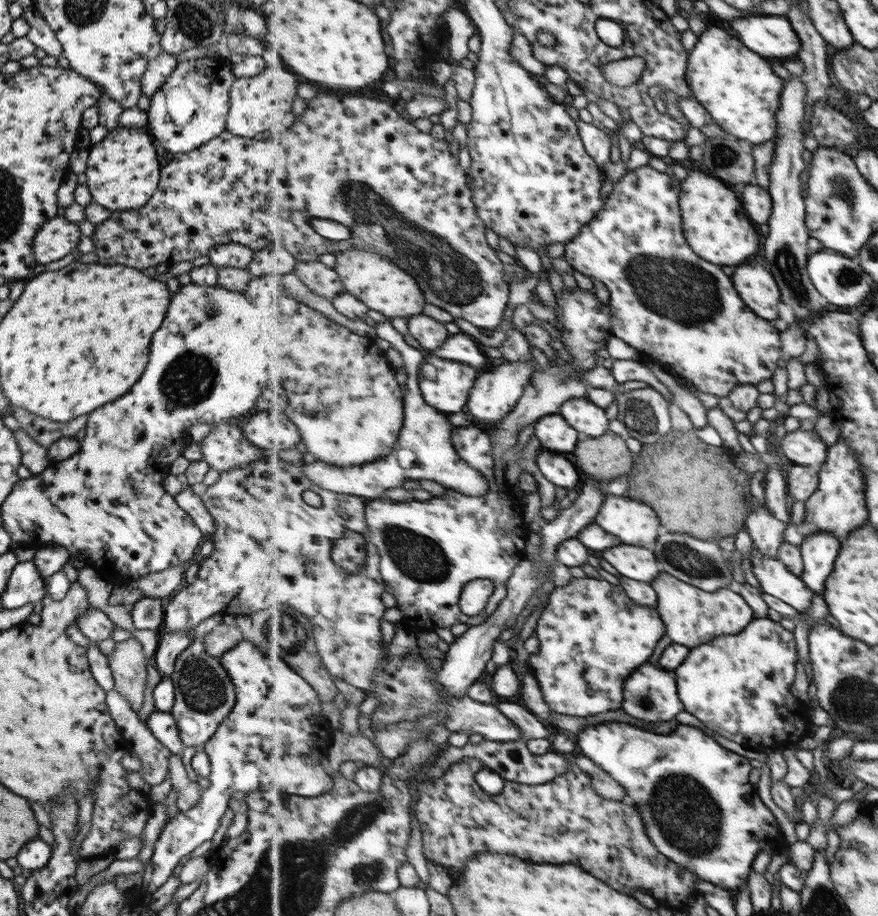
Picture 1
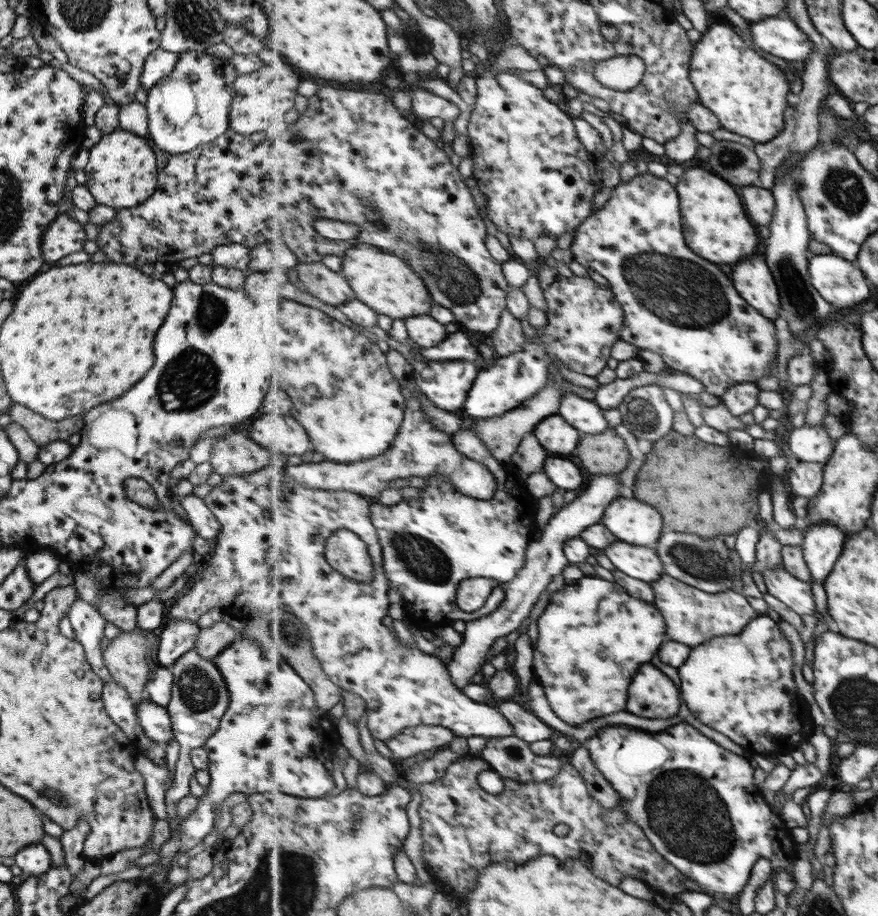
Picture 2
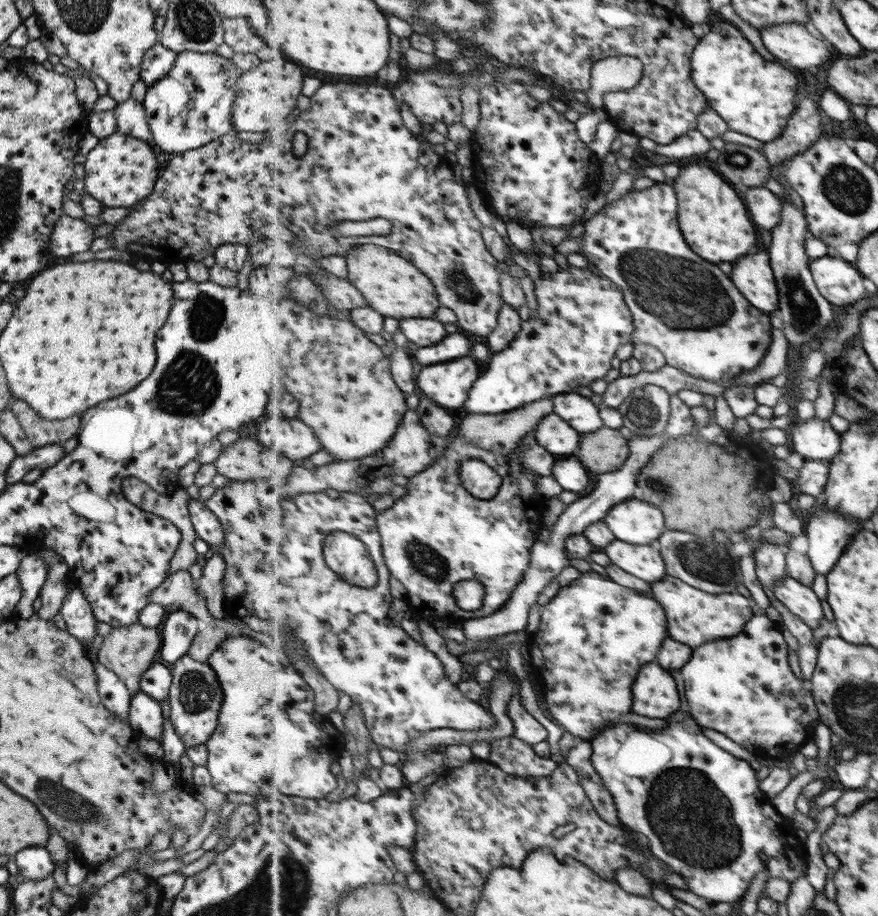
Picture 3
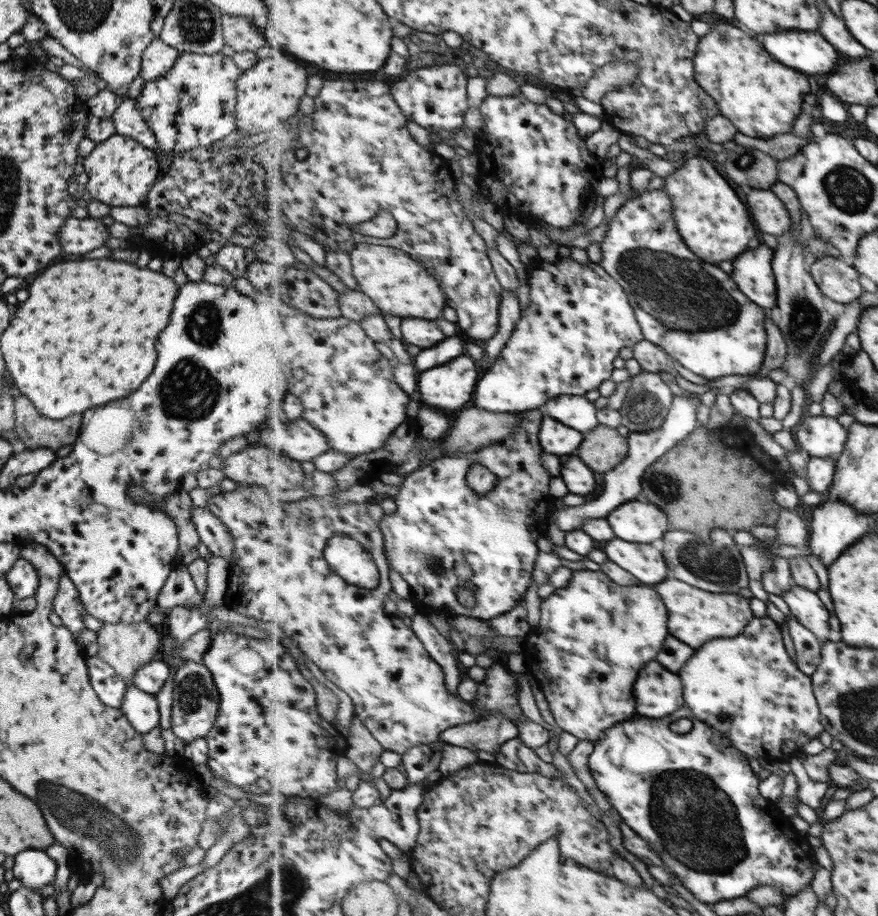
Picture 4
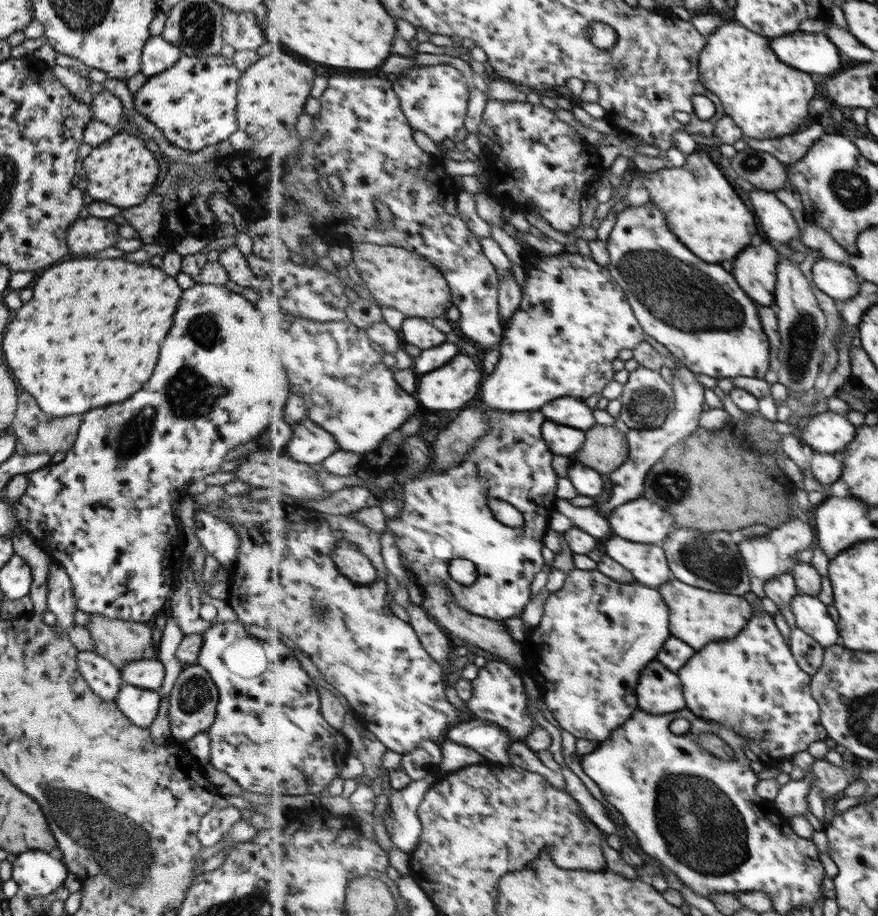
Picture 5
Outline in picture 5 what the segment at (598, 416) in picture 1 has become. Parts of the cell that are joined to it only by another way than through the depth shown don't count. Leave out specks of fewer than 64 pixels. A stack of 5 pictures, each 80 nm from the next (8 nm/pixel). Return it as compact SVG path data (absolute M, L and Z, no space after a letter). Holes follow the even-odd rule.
M563 397L553 400L541 409L547 420L557 424L567 424L582 431L588 431L597 424L594 410L589 408L584 400L574 397Z

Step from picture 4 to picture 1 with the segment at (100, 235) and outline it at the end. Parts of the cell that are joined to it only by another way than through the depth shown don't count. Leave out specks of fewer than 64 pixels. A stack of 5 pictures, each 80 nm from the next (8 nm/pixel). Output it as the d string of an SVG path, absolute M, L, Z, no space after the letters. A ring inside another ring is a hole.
M61 215L46 220L32 240L33 262L46 265L75 252L79 236L77 225Z

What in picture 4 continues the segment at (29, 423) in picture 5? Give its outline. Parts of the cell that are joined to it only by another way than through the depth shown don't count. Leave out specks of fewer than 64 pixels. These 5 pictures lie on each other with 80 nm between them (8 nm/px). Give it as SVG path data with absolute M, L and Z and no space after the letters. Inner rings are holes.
M17 397L14 408L14 431L22 448L48 448L56 451L61 446L72 445L78 438L81 416L65 419L48 419L33 408L29 400Z

